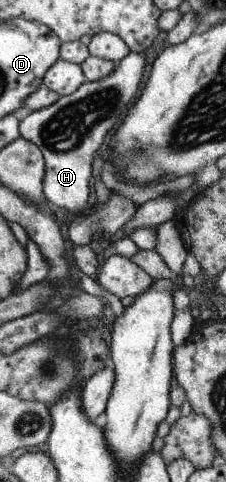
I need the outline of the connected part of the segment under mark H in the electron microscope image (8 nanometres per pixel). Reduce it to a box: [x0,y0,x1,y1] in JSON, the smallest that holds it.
[18,52,144,215]

